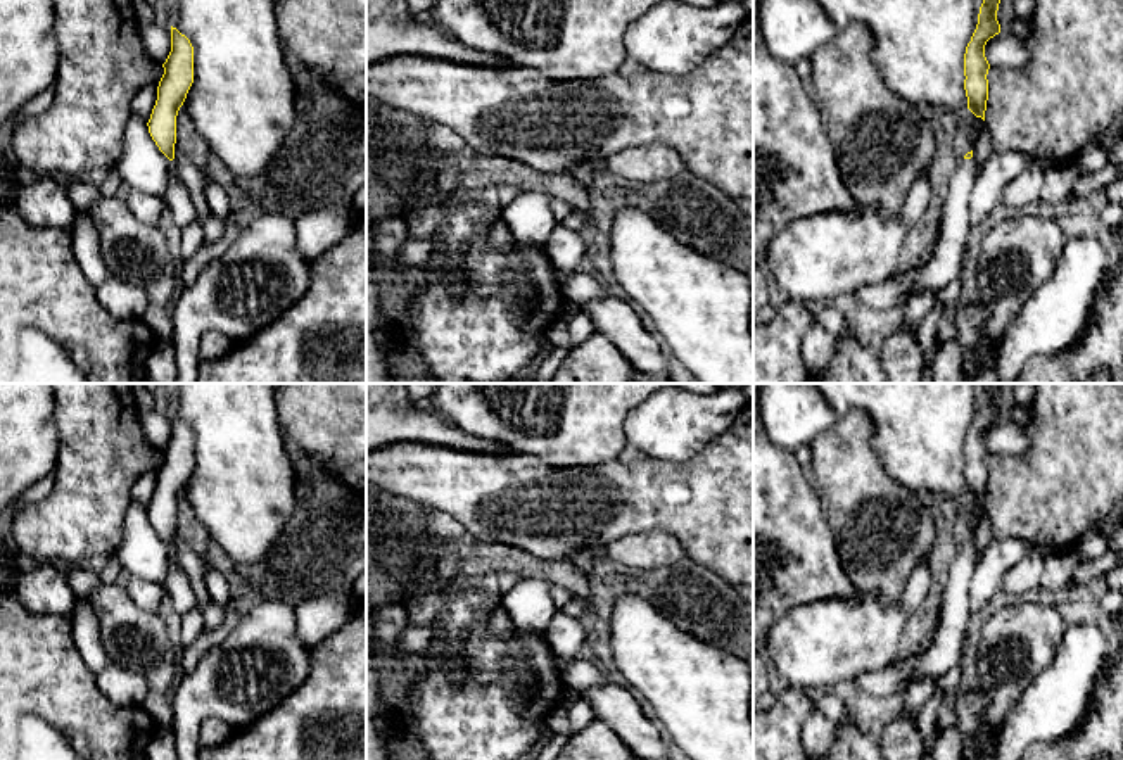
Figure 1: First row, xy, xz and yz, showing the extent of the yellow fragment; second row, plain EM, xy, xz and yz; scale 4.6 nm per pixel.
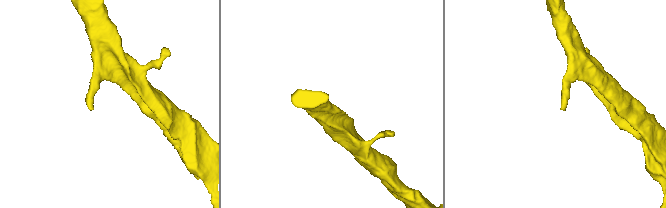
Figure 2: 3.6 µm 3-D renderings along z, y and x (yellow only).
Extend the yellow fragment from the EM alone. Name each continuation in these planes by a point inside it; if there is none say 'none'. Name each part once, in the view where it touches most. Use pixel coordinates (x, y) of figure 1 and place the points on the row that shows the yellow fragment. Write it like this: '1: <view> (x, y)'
1: yz (942, 270)

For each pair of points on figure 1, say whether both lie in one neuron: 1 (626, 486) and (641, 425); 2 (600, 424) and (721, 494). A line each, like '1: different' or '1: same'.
1: different
2: different

